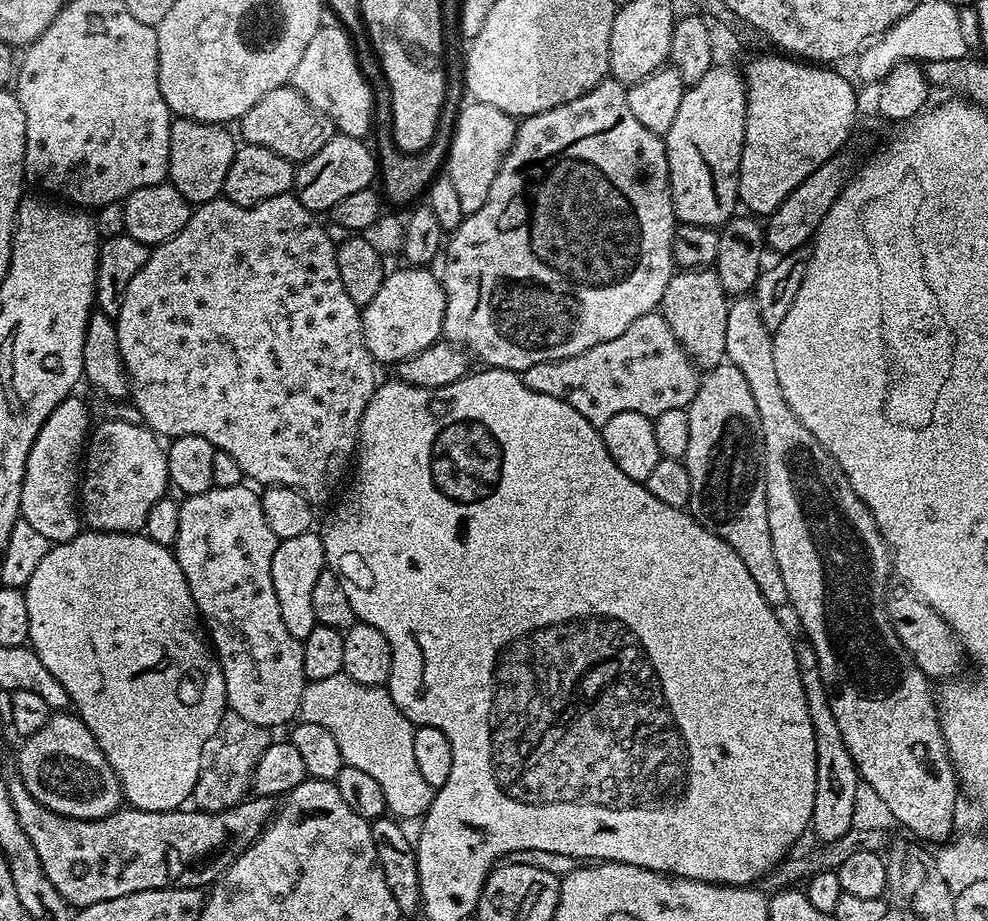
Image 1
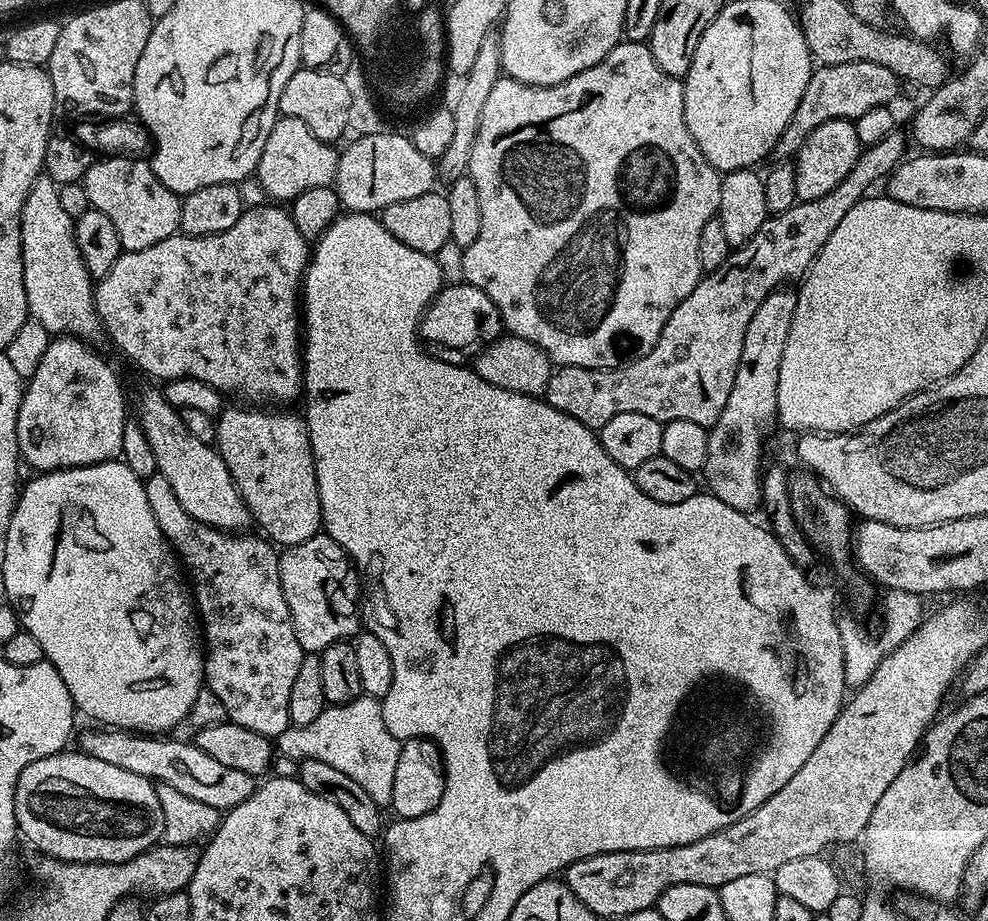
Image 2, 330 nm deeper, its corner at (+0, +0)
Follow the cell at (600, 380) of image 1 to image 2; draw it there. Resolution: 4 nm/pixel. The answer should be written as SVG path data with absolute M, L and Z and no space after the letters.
M900 130L891 132L890 134L886 134L886 138L882 138L882 142L874 142L867 145L861 151L860 157L854 162L850 174L846 174L846 178L842 178L842 182L838 186L834 186L834 190L830 190L830 194L822 194L822 198L814 198L813 200L801 200L794 206L790 206L790 210L786 210L782 214L778 214L777 216L769 215L768 220L762 222L762 227L758 229L758 234L754 234L754 238L750 238L750 242L746 242L742 247L729 252L726 262L722 262L722 266L718 266L718 270L701 275L700 281L694 286L694 290L690 290L690 294L686 294L686 298L682 298L682 302L676 307L674 314L670 314L666 326L662 326L662 334L658 338L654 350L650 350L650 354L646 354L637 360L632 360L629 364L622 364L618 368L557 367L553 371L550 382L542 394L543 399L547 400L550 406L554 406L566 414L570 414L570 418L578 418L578 422L582 422L587 428L593 430L599 430L602 426L606 426L606 422L610 422L610 418L614 418L614 414L630 414L631 412L646 414L650 418L661 422L667 422L669 420L698 422L698 426L706 429L711 428L713 424L718 422L718 414L722 414L722 406L726 406L726 398L730 398L730 390L734 386L734 374L738 374L738 362L742 358L742 342L746 339L746 326L750 326L750 318L754 318L754 310L758 310L758 306L762 306L762 298L766 298L766 294L791 285L788 284L791 280L799 281L804 273L808 271L809 266L815 264L816 255L821 252L822 246L826 246L826 238L830 238L834 234L834 230L840 228L842 218L846 218L846 214L850 214L856 205L867 197L864 195L867 194L868 187L871 184L878 183L879 180L881 183L881 181L896 169L905 155L904 136L902 132Z

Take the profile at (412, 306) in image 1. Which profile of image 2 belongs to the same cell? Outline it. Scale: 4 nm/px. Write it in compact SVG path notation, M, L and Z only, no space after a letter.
M452 282L440 289L432 305L420 317L419 333L429 352L439 360L451 364L464 364L476 357L488 344L499 340L505 331L498 306L467 282Z

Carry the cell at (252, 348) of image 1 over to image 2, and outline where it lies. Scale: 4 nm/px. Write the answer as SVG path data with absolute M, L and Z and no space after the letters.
M264 202L257 208L245 207L244 212L222 234L209 236L186 236L177 234L166 238L147 250L121 251L118 262L110 269L110 274L95 281L96 312L106 336L109 336L142 371L148 376L157 376L160 380L174 382L178 378L198 378L214 386L225 397L241 396L241 401L252 406L288 406L291 400L299 401L304 386L304 365L302 363L302 285L304 272L308 269L310 244L304 235L294 226L294 218L287 207Z

